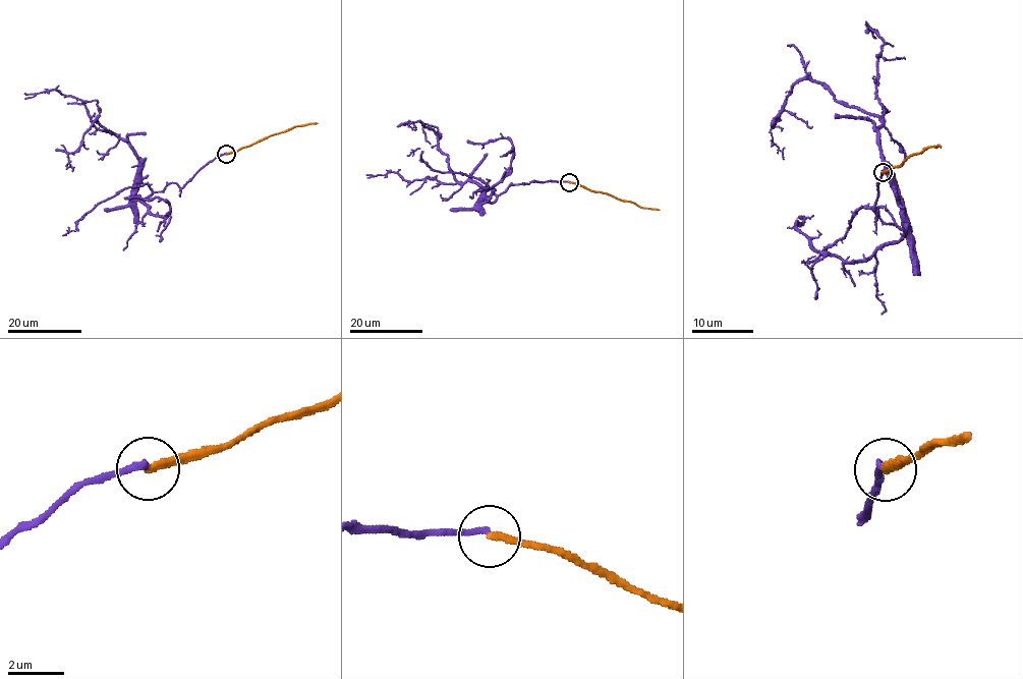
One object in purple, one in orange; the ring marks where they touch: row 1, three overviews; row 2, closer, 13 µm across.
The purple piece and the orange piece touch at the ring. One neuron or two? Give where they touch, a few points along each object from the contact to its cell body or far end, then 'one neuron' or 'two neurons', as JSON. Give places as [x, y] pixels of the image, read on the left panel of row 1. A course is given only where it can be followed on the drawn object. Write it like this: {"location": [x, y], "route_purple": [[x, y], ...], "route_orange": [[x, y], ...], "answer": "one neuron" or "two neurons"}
{"location": [226, 154], "route_purple": [[226, 154], [207, 162], [181, 188], [169, 182], [139, 199], [134, 151], [96, 119], [67, 156], [71, 171]], "route_orange": [[226, 154], [279, 132], [318, 123]], "answer": "two neurons"}

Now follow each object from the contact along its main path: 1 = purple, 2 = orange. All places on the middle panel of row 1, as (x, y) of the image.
1: (569, 181), (513, 184), (493, 203), (480, 202), (477, 184), (459, 182), (437, 133), (409, 121), (414, 130)
2: (569, 182), (641, 207), (660, 210)

